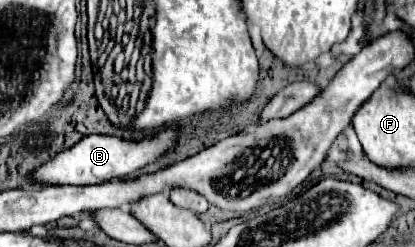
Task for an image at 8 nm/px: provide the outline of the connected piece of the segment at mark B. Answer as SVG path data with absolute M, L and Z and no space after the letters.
M162 132L152 138L144 138L140 142L128 142L114 136L84 136L74 148L68 148L54 156L50 162L40 166L34 172L32 182L34 184L102 184L110 178L122 178L128 176L150 162L158 160L166 150L170 150L176 144L174 132Z

